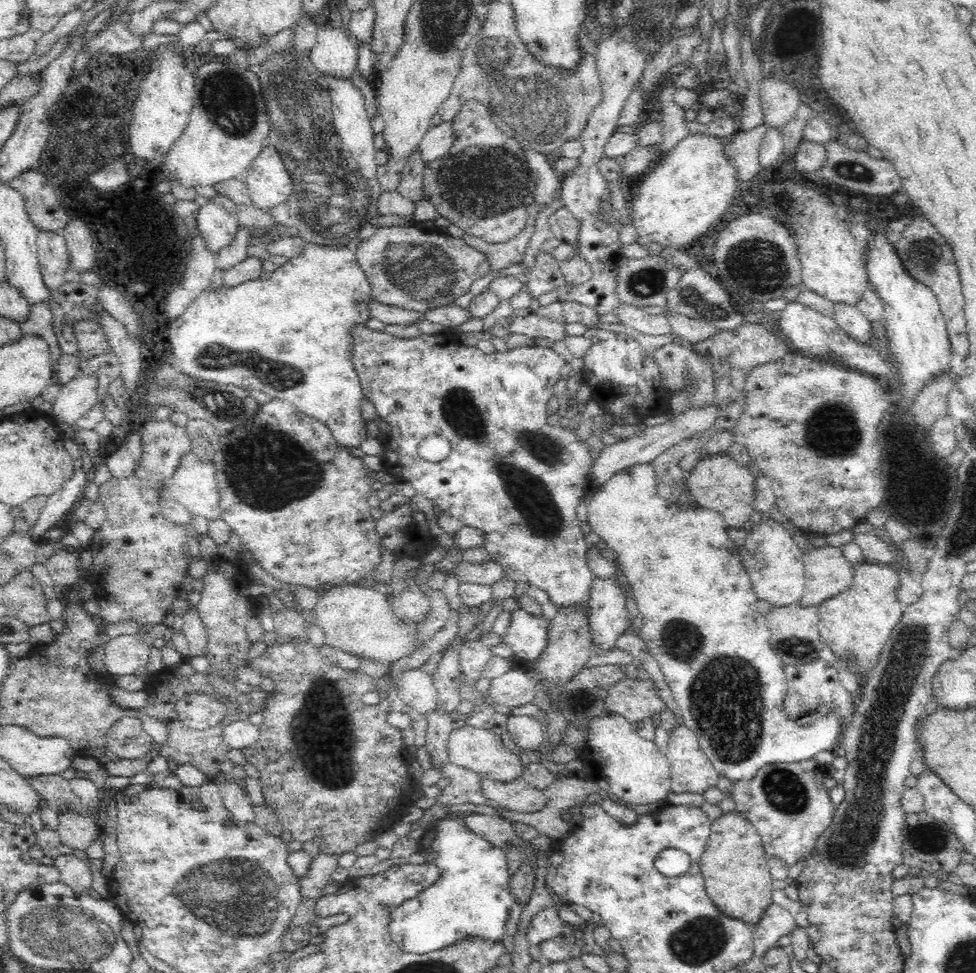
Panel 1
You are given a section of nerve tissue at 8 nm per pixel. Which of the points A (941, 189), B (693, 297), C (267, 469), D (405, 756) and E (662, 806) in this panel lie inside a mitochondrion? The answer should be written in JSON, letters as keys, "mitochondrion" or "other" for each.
{"A":"other","B":"mitochondrion","C":"mitochondrion","D":"other","E":"other"}

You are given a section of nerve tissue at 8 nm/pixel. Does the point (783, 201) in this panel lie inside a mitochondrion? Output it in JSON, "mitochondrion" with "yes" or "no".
{"mitochondrion":"yes"}

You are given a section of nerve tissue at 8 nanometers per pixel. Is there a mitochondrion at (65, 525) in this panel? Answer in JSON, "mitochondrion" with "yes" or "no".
{"mitochondrion":"no"}

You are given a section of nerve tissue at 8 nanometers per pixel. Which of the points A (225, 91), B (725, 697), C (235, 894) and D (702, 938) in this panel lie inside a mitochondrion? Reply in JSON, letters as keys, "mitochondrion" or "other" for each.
{"A":"mitochondrion","B":"mitochondrion","C":"mitochondrion","D":"mitochondrion"}

